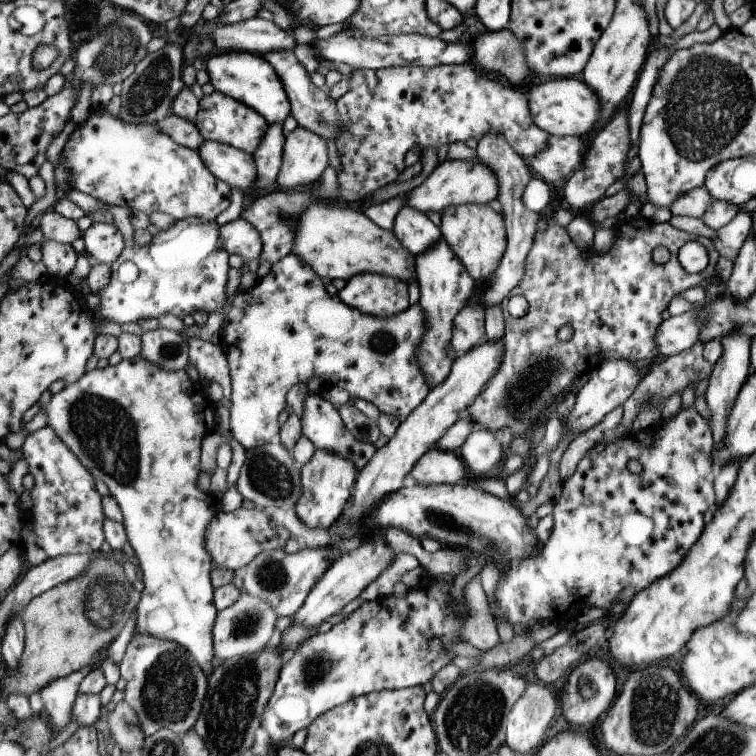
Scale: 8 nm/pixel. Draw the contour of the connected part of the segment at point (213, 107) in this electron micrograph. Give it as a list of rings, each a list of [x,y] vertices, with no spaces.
[[[216,90],[210,95],[204,95],[199,101],[198,112],[193,123],[206,141],[224,143],[252,155],[262,142],[269,126],[264,117],[260,116],[256,110],[252,110],[246,104]]]

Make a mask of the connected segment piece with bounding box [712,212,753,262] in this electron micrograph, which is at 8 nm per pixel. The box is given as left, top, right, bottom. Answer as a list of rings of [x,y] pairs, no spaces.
[[[739,212],[736,218],[726,226],[717,230],[716,238],[712,238],[712,244],[716,246],[719,256],[736,262],[740,248],[750,234],[753,223],[753,214],[748,212]]]

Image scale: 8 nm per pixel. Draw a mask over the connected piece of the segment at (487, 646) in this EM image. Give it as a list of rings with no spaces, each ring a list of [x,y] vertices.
[[[480,573],[464,585],[463,594],[468,604],[469,615],[460,628],[460,634],[464,641],[474,647],[489,651],[501,641],[495,618],[490,612],[489,602],[480,582]]]

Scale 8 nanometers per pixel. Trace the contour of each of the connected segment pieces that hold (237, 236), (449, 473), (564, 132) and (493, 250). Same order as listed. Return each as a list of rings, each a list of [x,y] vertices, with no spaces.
[[[241,216],[220,227],[220,242],[228,254],[238,254],[243,262],[260,259],[260,233]]]
[[[434,448],[416,462],[409,474],[409,482],[422,486],[456,485],[468,474],[457,451]]]
[[[568,77],[539,83],[538,86],[526,88],[528,110],[538,128],[550,135],[559,137],[577,136],[591,137],[596,131],[594,124],[600,116],[600,102],[592,88],[586,86],[586,82],[579,77]]]
[[[462,204],[442,210],[439,225],[441,238],[446,240],[454,256],[462,262],[473,280],[488,282],[506,252],[506,226],[503,216],[487,204]]]

